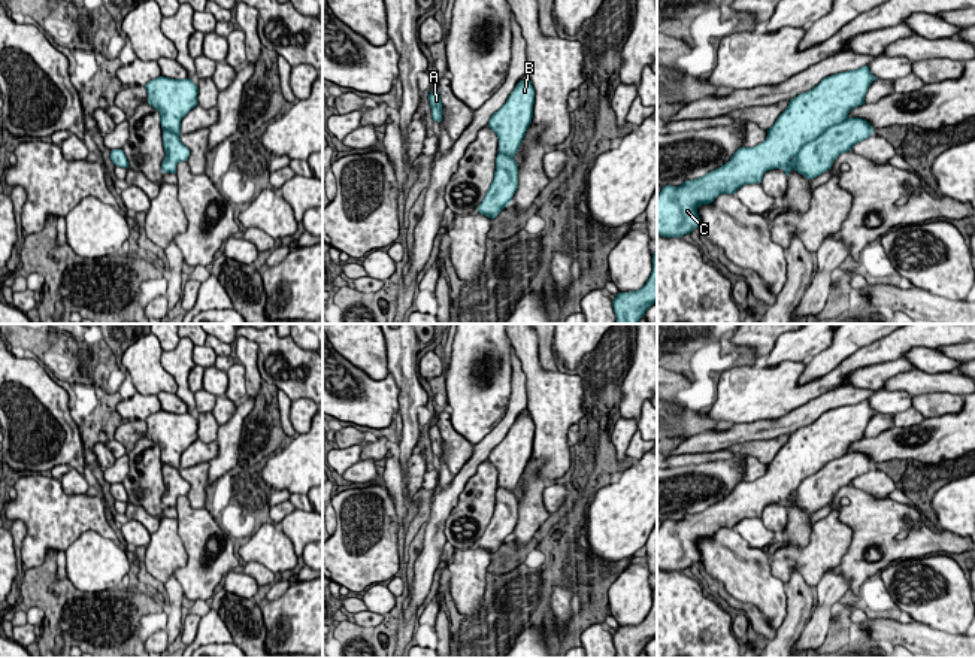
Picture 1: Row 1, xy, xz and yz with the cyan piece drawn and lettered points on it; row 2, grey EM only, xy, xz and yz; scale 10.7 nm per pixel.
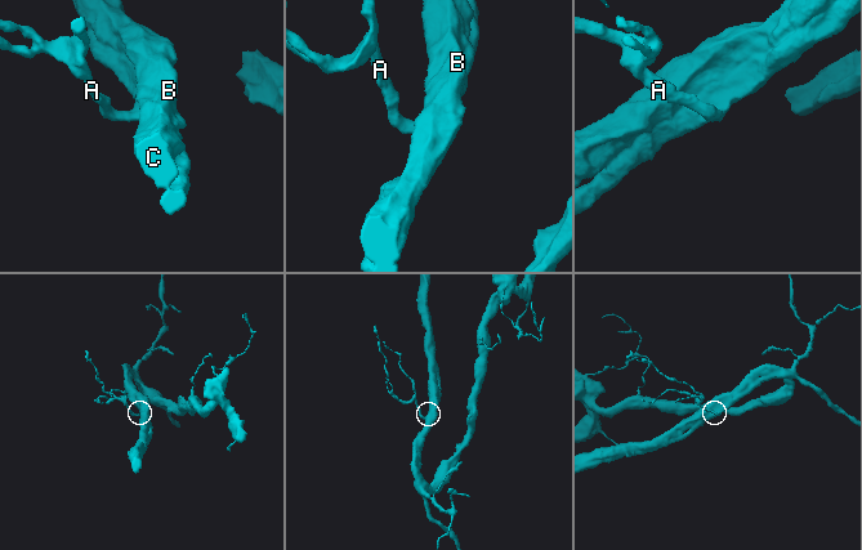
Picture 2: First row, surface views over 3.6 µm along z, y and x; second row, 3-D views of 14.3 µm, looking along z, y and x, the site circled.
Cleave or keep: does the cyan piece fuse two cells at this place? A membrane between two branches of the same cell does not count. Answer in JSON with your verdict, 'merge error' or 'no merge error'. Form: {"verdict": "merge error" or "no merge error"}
{"verdict": "no merge error"}

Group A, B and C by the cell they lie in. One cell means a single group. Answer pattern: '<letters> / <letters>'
A B C

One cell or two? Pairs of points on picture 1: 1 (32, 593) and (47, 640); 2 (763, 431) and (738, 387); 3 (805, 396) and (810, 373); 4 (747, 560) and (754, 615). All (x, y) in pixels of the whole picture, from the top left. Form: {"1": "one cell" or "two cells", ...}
{"1": "one cell", "2": "two cells", "3": "two cells", "4": "two cells"}

